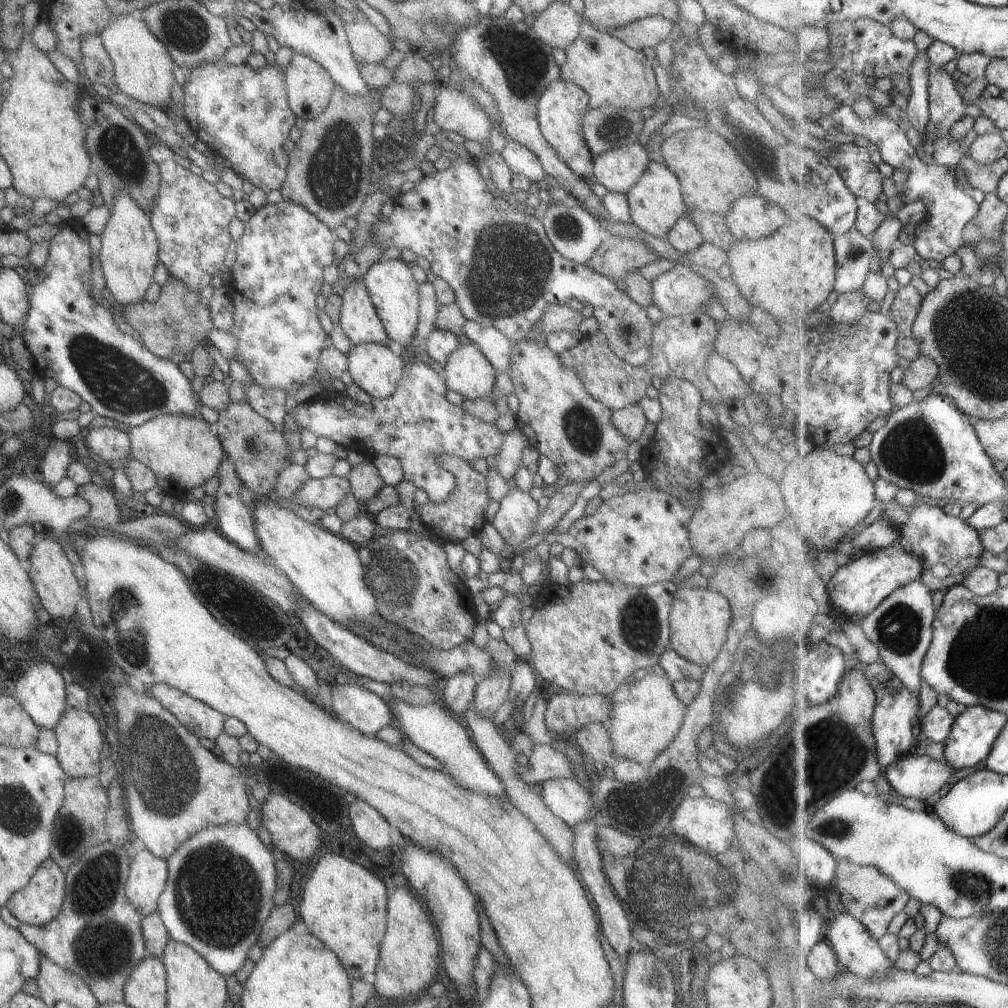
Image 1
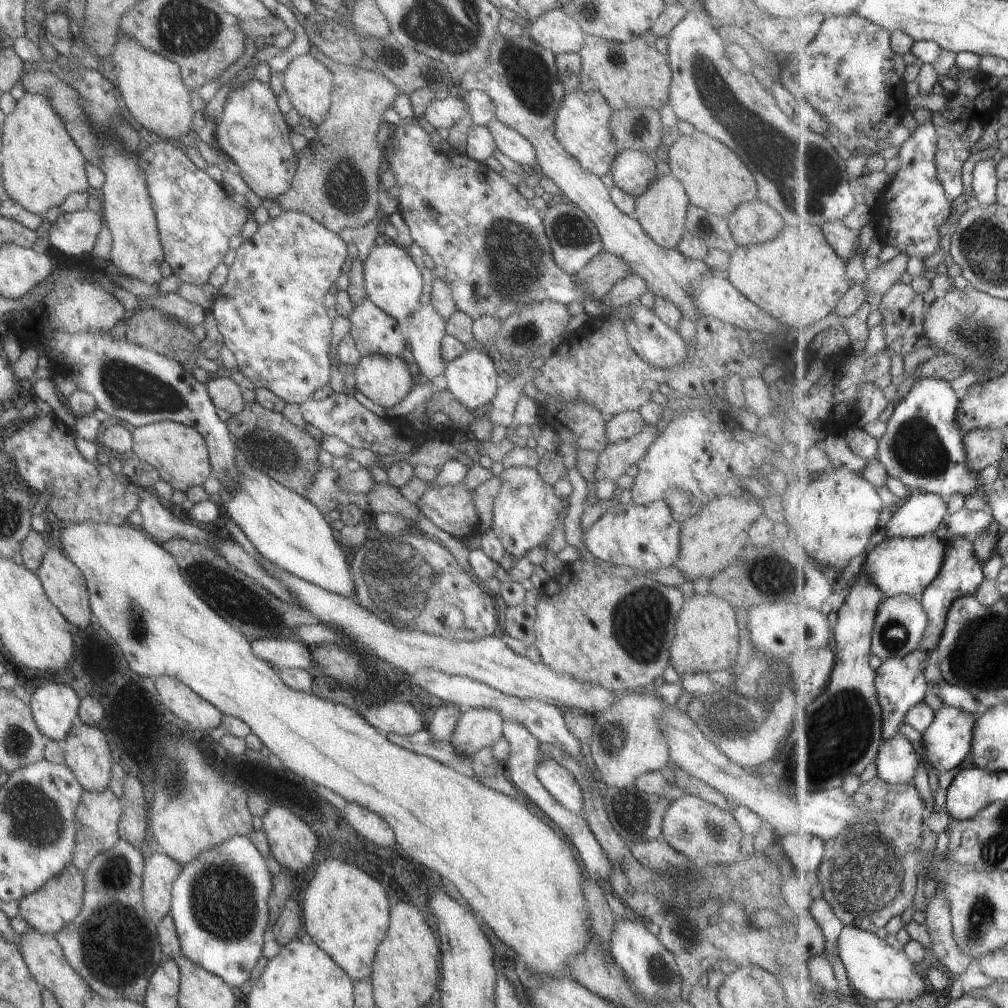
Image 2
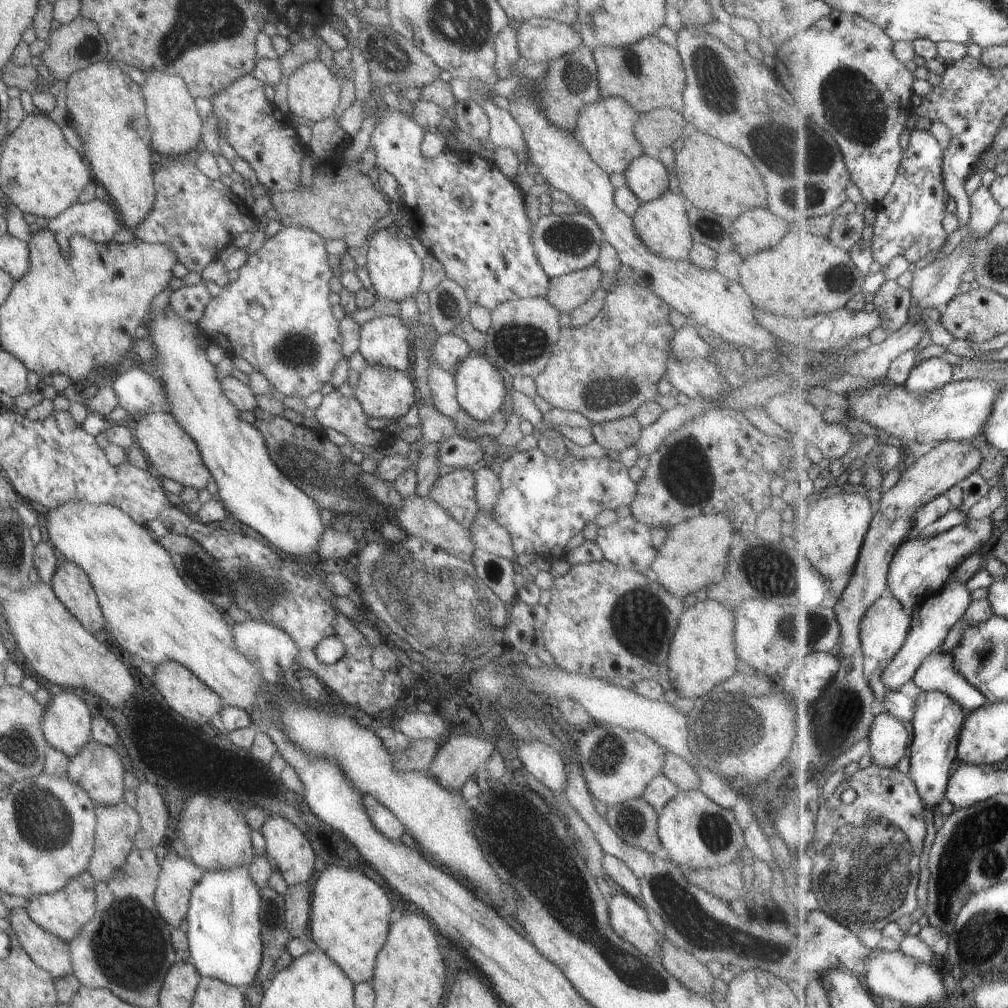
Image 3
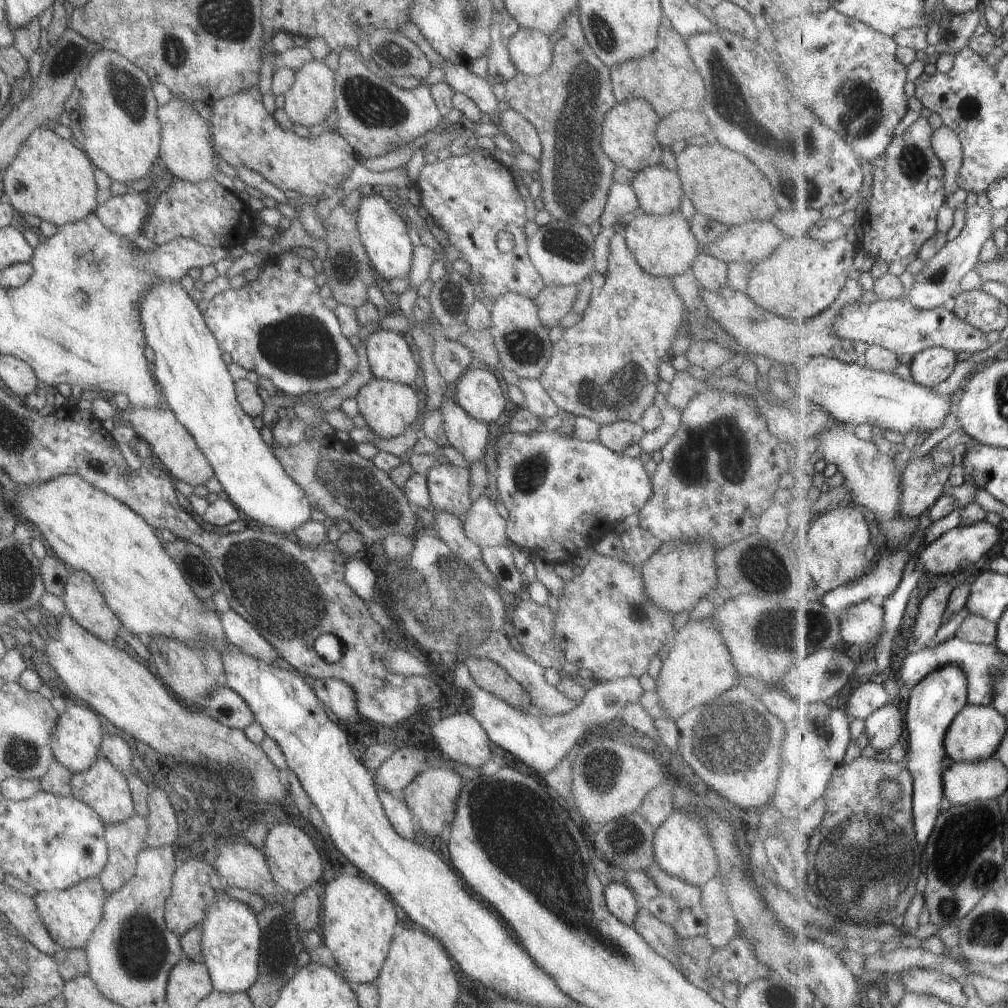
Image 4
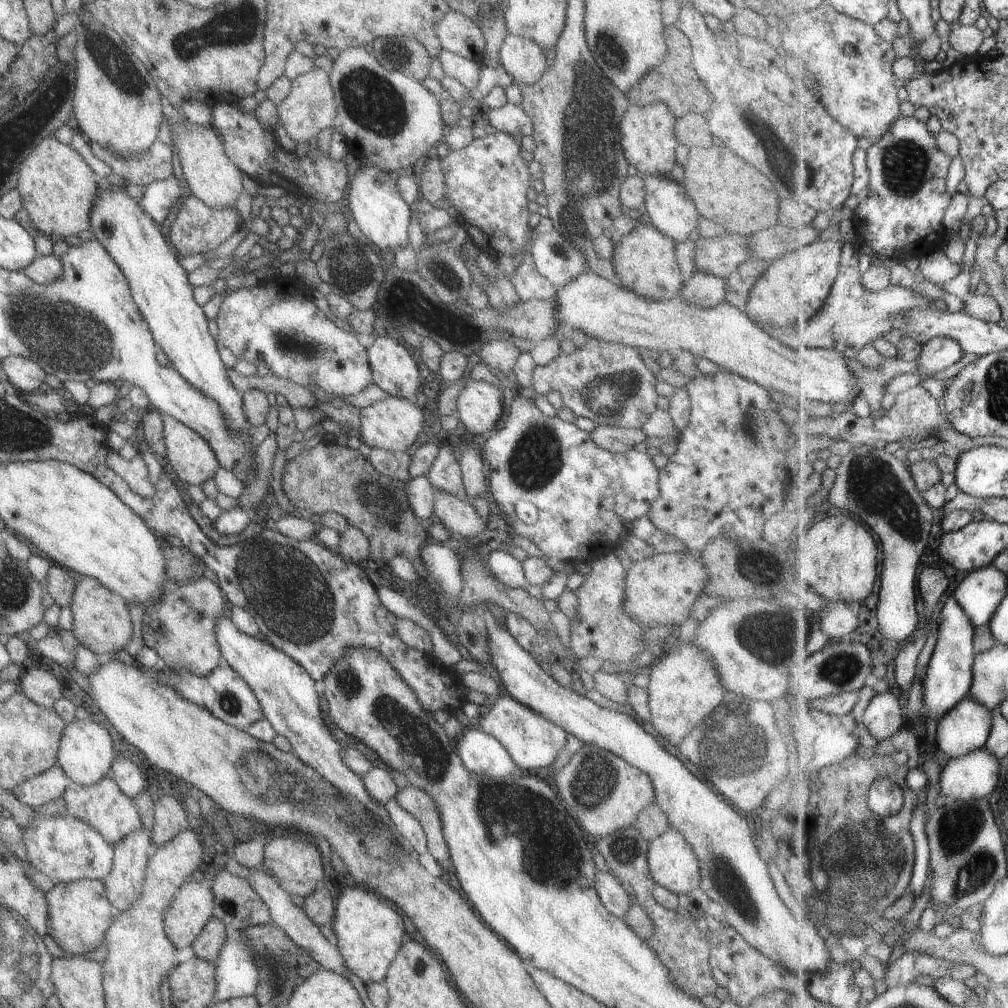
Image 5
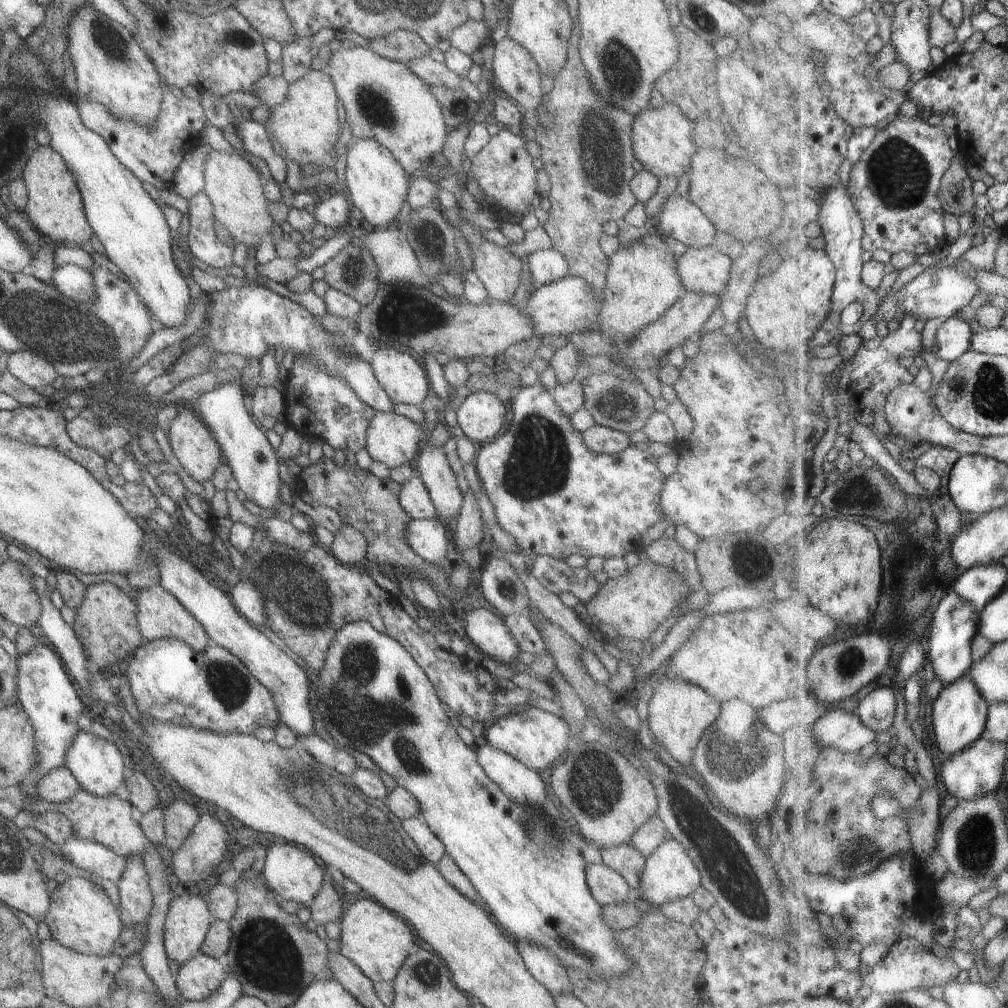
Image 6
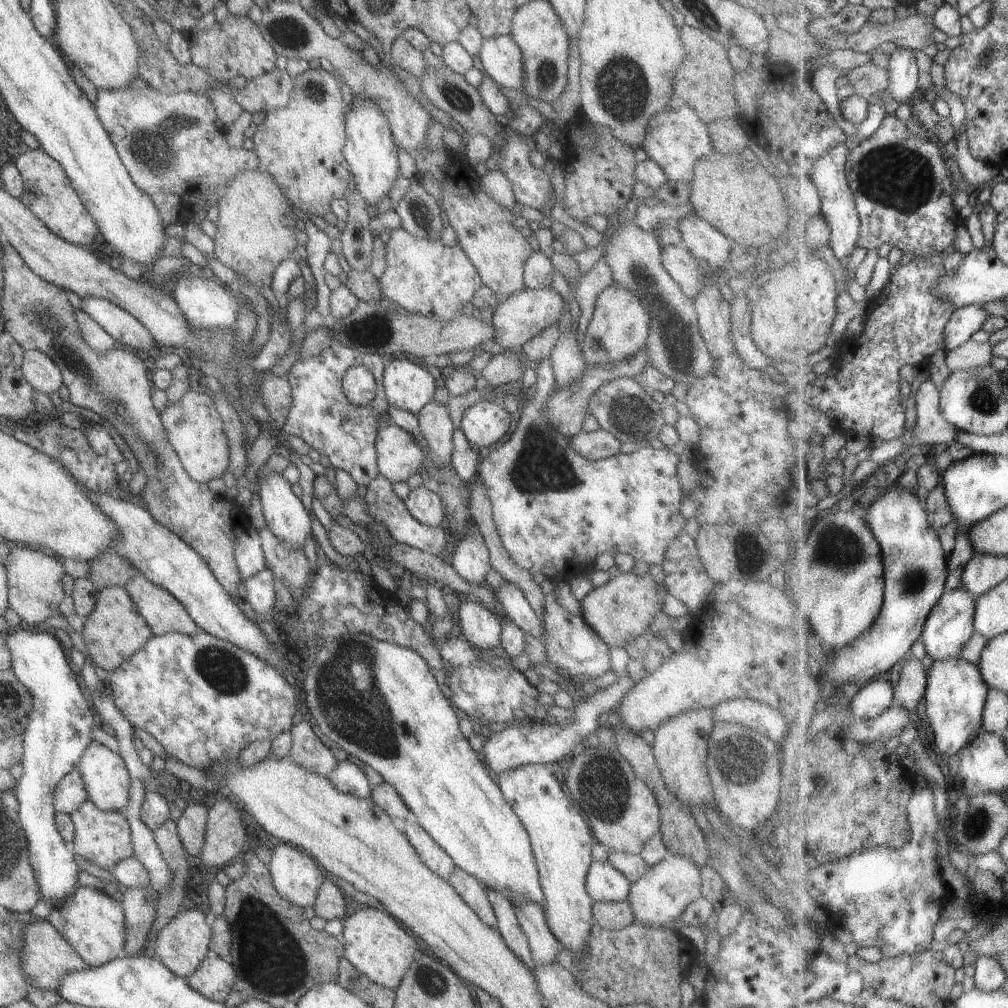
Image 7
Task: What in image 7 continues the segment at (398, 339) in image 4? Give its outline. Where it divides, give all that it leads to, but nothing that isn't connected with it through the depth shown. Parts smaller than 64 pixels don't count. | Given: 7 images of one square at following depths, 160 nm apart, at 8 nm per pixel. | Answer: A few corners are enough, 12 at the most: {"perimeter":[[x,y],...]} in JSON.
{"perimeter":[[405,358],[387,361],[386,403],[413,414],[432,400],[431,374]]}

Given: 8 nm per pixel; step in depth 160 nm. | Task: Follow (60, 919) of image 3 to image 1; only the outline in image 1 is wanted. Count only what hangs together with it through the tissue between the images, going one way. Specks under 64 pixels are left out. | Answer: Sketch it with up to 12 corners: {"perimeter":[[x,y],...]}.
{"perimeter":[[45,858],[3,906],[20,923],[59,914],[65,874]]}

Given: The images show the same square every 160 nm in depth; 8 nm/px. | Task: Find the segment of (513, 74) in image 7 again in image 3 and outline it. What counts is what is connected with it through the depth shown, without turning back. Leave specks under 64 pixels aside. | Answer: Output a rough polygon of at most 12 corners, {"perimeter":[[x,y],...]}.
{"perimeter":[[534,17],[516,30],[517,53],[551,62],[582,45],[578,32]]}

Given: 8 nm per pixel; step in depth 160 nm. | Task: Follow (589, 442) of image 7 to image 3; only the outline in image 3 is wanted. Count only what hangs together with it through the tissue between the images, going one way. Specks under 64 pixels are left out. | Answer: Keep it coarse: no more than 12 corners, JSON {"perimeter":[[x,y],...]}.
{"perimeter":[[634,416],[590,427],[593,440],[617,453],[641,430]]}

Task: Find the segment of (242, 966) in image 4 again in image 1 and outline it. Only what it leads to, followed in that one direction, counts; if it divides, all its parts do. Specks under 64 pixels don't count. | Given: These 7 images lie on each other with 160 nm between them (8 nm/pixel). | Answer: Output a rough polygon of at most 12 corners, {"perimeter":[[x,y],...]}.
{"perimeter":[[246,823],[166,859],[155,911],[223,977],[274,906],[274,861]]}

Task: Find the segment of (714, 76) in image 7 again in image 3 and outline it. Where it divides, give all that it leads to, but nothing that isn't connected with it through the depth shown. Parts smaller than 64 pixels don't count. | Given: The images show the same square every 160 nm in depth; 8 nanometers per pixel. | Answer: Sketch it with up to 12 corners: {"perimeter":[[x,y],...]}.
{"perimeter":[[656,37],[591,50],[600,97],[679,111],[685,72]]}

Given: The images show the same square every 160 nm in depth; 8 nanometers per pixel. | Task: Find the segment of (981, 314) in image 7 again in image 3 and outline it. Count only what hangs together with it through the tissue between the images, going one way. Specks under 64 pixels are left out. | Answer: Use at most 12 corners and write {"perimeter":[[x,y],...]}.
{"perimeter":[[929,358],[913,367],[904,382],[931,394],[954,381],[953,366]]}

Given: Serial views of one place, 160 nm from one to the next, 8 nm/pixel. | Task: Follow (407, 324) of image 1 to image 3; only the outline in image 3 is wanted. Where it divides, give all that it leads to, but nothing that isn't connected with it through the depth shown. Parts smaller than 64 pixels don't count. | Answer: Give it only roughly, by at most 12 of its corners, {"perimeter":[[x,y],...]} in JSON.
{"perimeter":[[385,229],[366,241],[376,298],[401,302],[419,291],[421,258],[410,238]]}

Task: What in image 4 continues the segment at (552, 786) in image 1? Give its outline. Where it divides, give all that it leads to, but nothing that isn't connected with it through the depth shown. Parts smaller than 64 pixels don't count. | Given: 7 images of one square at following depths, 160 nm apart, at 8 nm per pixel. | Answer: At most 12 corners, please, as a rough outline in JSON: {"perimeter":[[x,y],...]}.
{"perimeter":[[461,662],[455,684],[490,742],[549,772],[585,732],[616,722],[638,677],[586,686],[547,716],[481,690]]}

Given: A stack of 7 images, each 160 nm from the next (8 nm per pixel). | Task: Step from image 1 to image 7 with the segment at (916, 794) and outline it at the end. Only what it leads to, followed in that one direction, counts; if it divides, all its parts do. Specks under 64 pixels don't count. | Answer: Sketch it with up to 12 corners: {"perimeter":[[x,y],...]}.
{"perimeter":[[872,680],[852,698],[852,716],[871,720],[894,706],[894,686]]}

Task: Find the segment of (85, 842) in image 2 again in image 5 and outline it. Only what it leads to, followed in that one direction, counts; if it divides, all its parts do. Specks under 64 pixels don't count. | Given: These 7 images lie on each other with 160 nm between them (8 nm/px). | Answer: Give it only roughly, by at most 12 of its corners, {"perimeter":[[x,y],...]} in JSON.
{"perimeter":[[137,829],[112,844],[101,882],[115,911],[138,897],[152,851]]}

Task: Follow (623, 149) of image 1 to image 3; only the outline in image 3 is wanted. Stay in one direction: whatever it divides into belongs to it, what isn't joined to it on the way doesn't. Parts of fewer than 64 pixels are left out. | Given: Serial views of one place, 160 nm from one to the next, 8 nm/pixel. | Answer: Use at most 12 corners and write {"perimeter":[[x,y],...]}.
{"perimeter":[[654,154],[633,158],[621,174],[640,202],[668,188]]}

